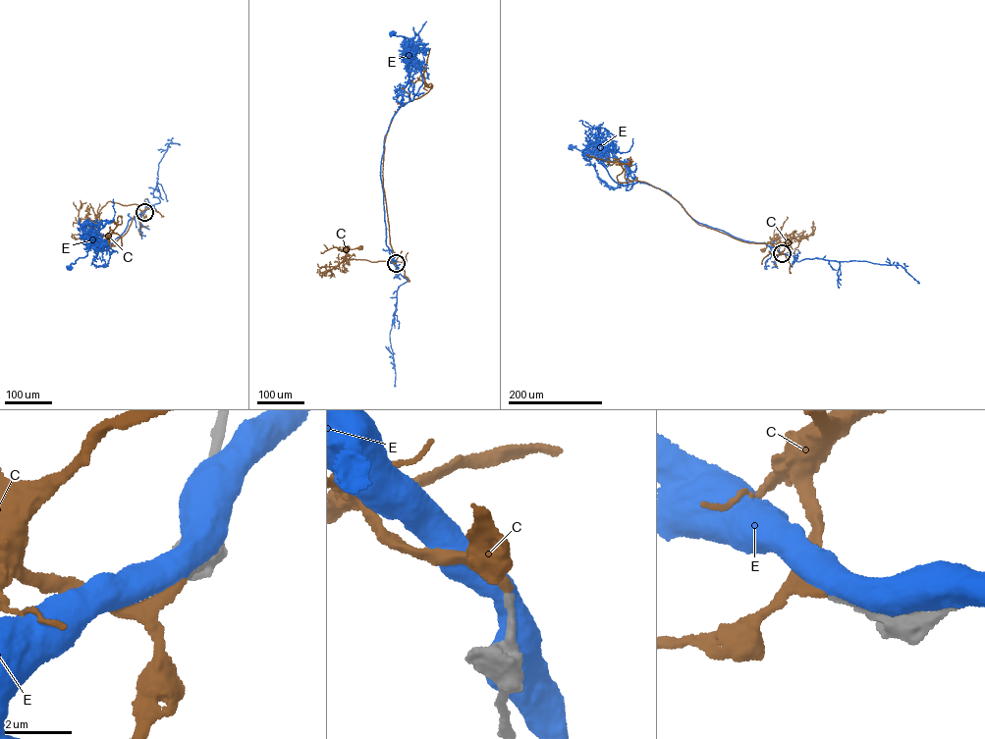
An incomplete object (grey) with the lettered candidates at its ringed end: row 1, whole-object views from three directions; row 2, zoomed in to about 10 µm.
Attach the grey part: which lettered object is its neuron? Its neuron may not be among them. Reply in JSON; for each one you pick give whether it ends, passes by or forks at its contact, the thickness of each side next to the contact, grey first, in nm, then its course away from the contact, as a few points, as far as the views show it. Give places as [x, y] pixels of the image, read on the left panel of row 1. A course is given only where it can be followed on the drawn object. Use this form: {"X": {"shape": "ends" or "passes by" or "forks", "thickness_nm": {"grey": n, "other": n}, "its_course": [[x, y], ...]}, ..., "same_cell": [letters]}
{"C": {"shape": "ends", "thickness_nm": {"grey": 200, "other": 240}, "its_course": [[144, 212], [137, 204], [107, 202], [96, 216], [93, 239], [107, 240]]}, "same_cell": ["C"]}

